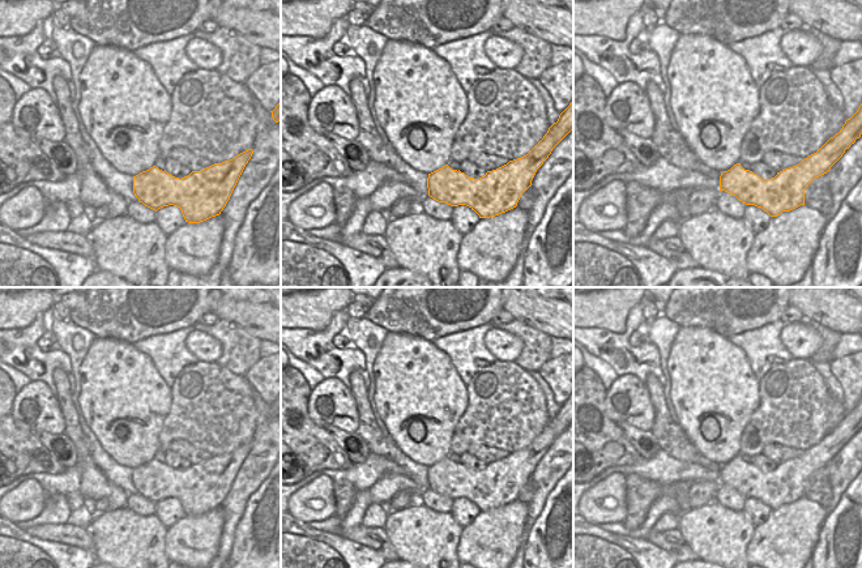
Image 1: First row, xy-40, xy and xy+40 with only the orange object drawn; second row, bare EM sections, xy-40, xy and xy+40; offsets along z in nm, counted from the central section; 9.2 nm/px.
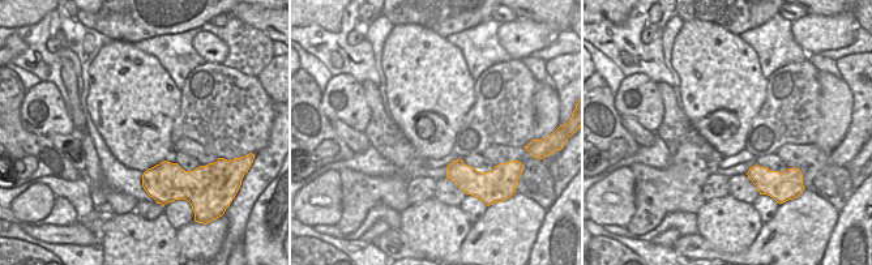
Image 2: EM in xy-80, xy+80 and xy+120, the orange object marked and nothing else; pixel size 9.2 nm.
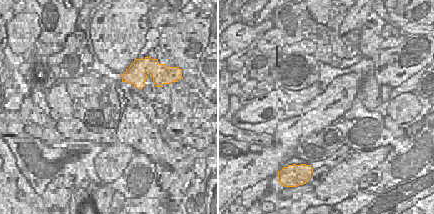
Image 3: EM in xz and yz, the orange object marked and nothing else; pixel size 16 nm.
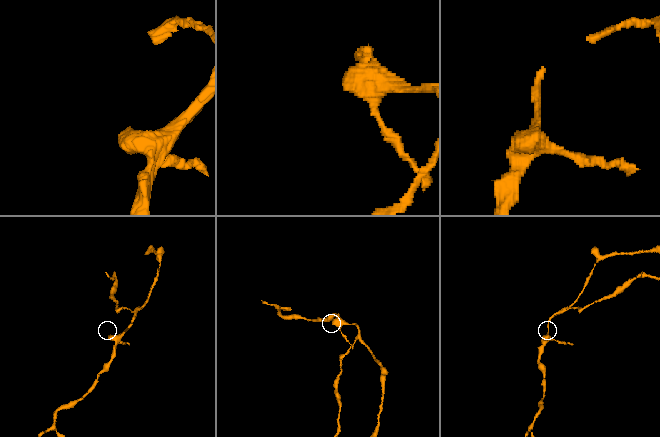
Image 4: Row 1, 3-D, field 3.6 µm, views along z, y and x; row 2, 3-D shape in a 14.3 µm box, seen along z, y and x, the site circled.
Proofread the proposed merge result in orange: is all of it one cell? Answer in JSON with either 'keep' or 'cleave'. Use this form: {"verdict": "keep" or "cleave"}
{"verdict": "cleave"}

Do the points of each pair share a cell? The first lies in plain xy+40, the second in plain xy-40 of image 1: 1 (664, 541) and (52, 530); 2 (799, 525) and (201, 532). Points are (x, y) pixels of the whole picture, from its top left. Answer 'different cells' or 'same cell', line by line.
1: same cell
2: same cell

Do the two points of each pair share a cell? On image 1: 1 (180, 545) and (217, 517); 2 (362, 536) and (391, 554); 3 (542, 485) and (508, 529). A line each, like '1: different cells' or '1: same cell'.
1: same cell
2: same cell
3: different cells

